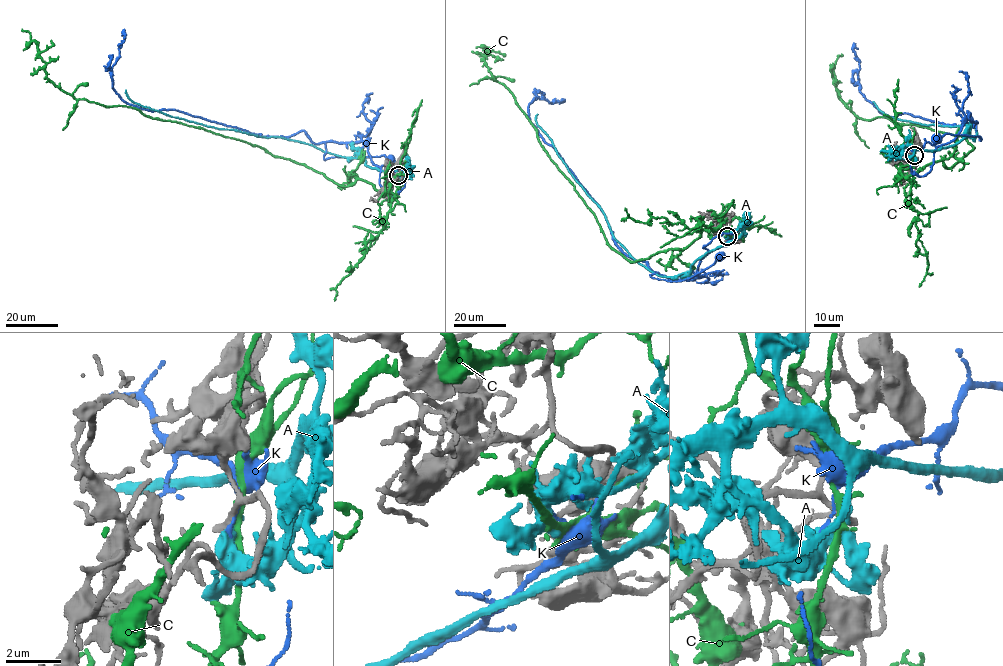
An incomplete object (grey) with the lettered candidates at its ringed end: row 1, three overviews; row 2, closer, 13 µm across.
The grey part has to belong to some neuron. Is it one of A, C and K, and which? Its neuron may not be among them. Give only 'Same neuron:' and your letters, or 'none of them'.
Same neuron: none of them

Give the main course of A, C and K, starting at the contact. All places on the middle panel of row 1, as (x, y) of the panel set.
A: (729, 236), (690, 273), (647, 269), (613, 237), (537, 114)
C: (730, 236), (713, 220), (685, 248), (625, 259), (488, 70), (483, 59), (489, 47), (480, 55)
K: (730, 235), (722, 247), (701, 258), (694, 278), (669, 279), (658, 273), (650, 276), (681, 281), (721, 256)

